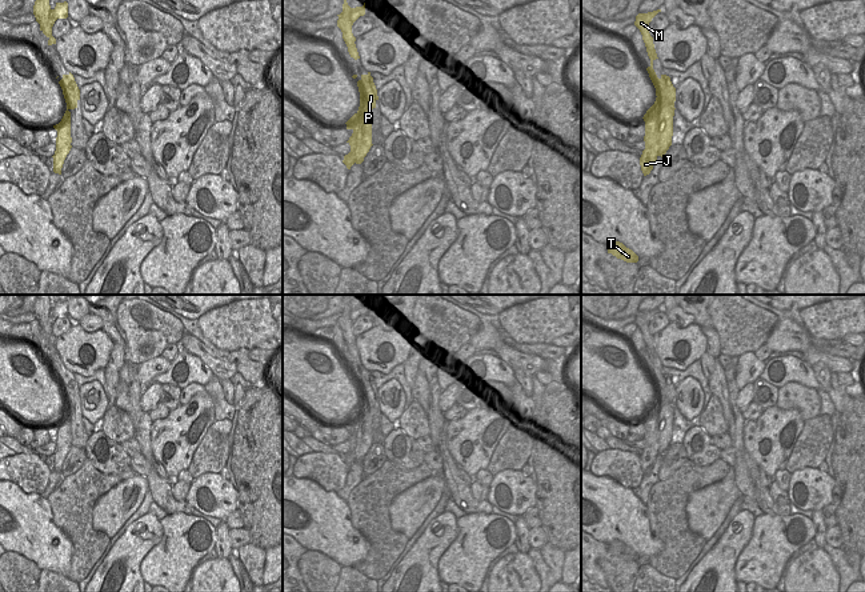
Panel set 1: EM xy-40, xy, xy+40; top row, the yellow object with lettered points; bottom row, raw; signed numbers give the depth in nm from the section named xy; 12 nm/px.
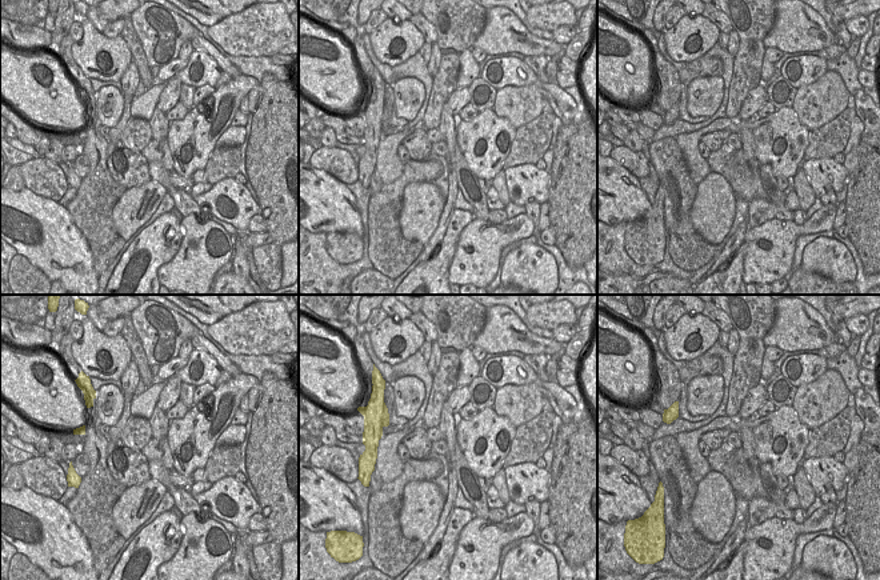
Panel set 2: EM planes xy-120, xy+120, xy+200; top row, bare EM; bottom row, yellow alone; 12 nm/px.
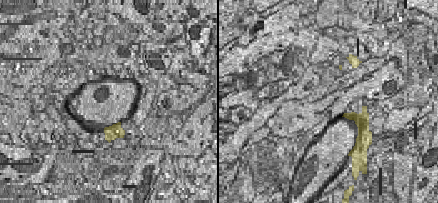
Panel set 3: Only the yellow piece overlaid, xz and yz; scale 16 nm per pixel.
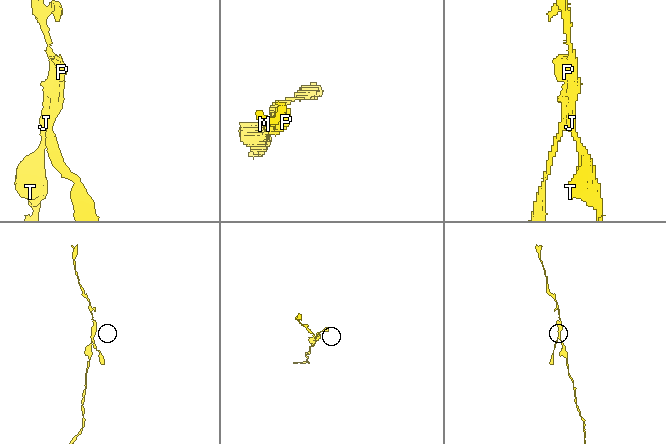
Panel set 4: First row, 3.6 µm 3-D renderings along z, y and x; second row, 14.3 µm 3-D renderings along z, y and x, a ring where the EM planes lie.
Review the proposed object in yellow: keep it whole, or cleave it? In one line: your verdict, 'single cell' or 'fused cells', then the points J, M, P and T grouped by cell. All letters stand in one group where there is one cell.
fused cells | J T / M P

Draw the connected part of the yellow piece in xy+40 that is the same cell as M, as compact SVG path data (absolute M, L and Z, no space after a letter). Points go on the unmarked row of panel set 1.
M661 308L648 312L638 312L636 315L634 324L640 328L642 333L642 339L645 341L646 351L650 357L650 364L646 367L646 369L656 387L656 395L662 397L662 408L658 415L658 431L660 431L658 455L662 456L672 444L673 415L676 408L674 407L676 387L673 385L669 375L661 373L661 376L658 377L653 368L653 360L658 356L654 348L653 336L649 332L649 321L658 311L661 311Z

